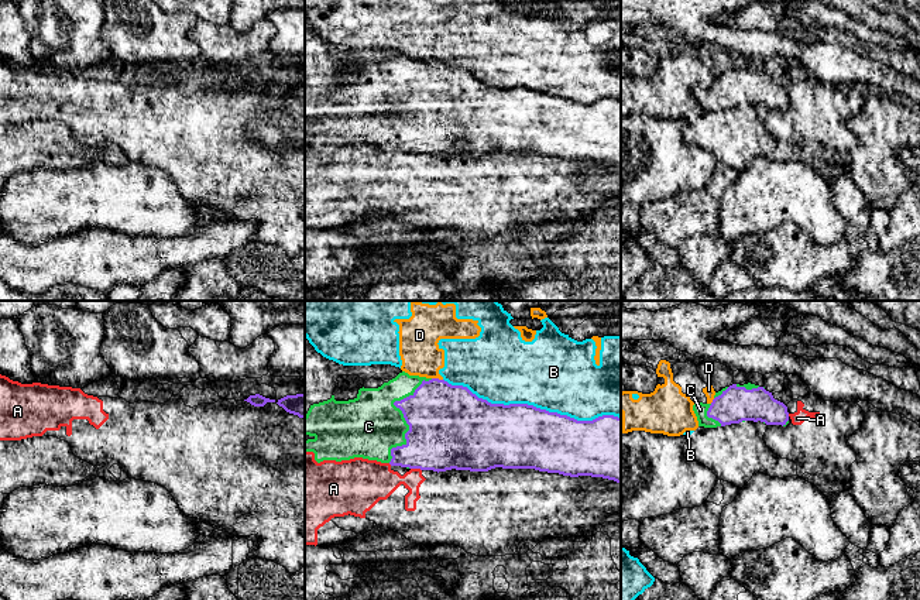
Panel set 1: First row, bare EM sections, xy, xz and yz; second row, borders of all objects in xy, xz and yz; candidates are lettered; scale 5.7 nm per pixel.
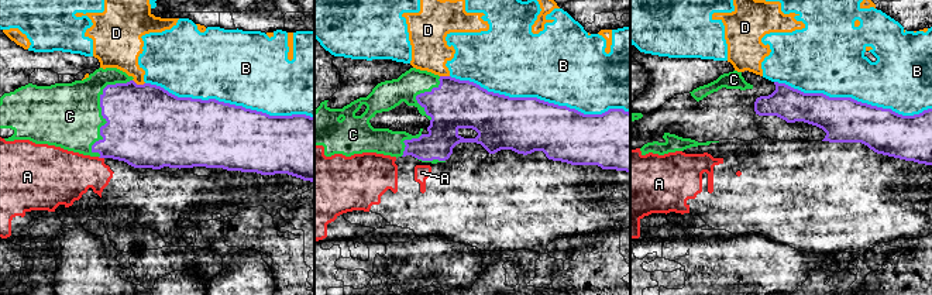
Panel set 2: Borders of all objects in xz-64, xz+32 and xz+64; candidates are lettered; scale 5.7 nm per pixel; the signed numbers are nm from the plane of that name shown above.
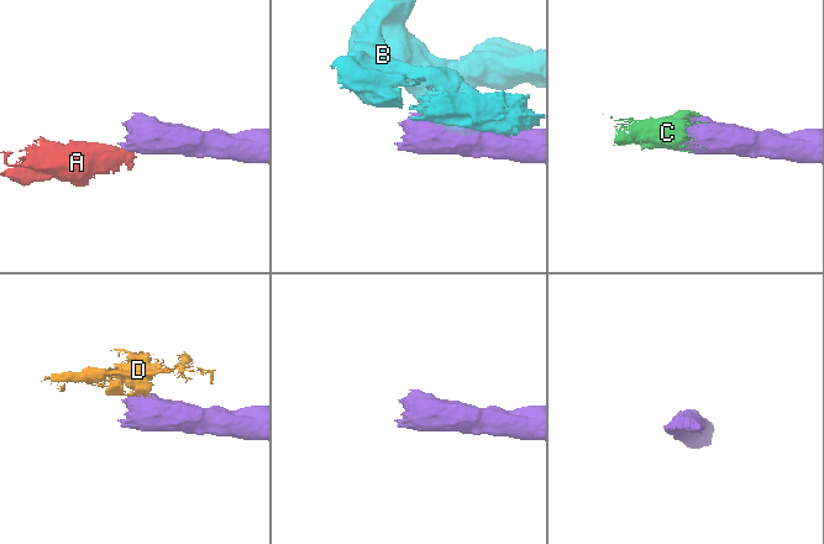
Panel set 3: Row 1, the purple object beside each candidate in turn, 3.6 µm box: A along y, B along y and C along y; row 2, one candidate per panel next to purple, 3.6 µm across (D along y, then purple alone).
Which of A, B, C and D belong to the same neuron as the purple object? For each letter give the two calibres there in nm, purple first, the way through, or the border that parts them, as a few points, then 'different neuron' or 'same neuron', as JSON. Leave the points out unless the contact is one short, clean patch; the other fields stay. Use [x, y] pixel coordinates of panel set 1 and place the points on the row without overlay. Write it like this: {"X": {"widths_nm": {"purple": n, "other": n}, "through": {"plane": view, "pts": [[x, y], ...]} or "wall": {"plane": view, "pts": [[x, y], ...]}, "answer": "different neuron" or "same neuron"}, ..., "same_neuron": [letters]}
{"A": {"widths_nm": {"purple": 400, "other": 220}, "wall": {"plane": "xz", "pts": [[411, 151], [421, 154]]}, "answer": "different neuron"}, "B": {"widths_nm": {"purple": 360, "other": 440}, "answer": "different neuron"}, "C": {"widths_nm": {"purple": 440, "other": 360}, "answer": "same neuron"}, "D": {"widths_nm": {"purple": 420, "other": 220}, "wall": {"plane": "xz", "pts": [[432, 61], [442, 64]]}, "answer": "different neuron"}, "same_neuron": ["C"]}

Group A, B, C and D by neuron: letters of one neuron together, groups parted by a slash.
A / B D / C

